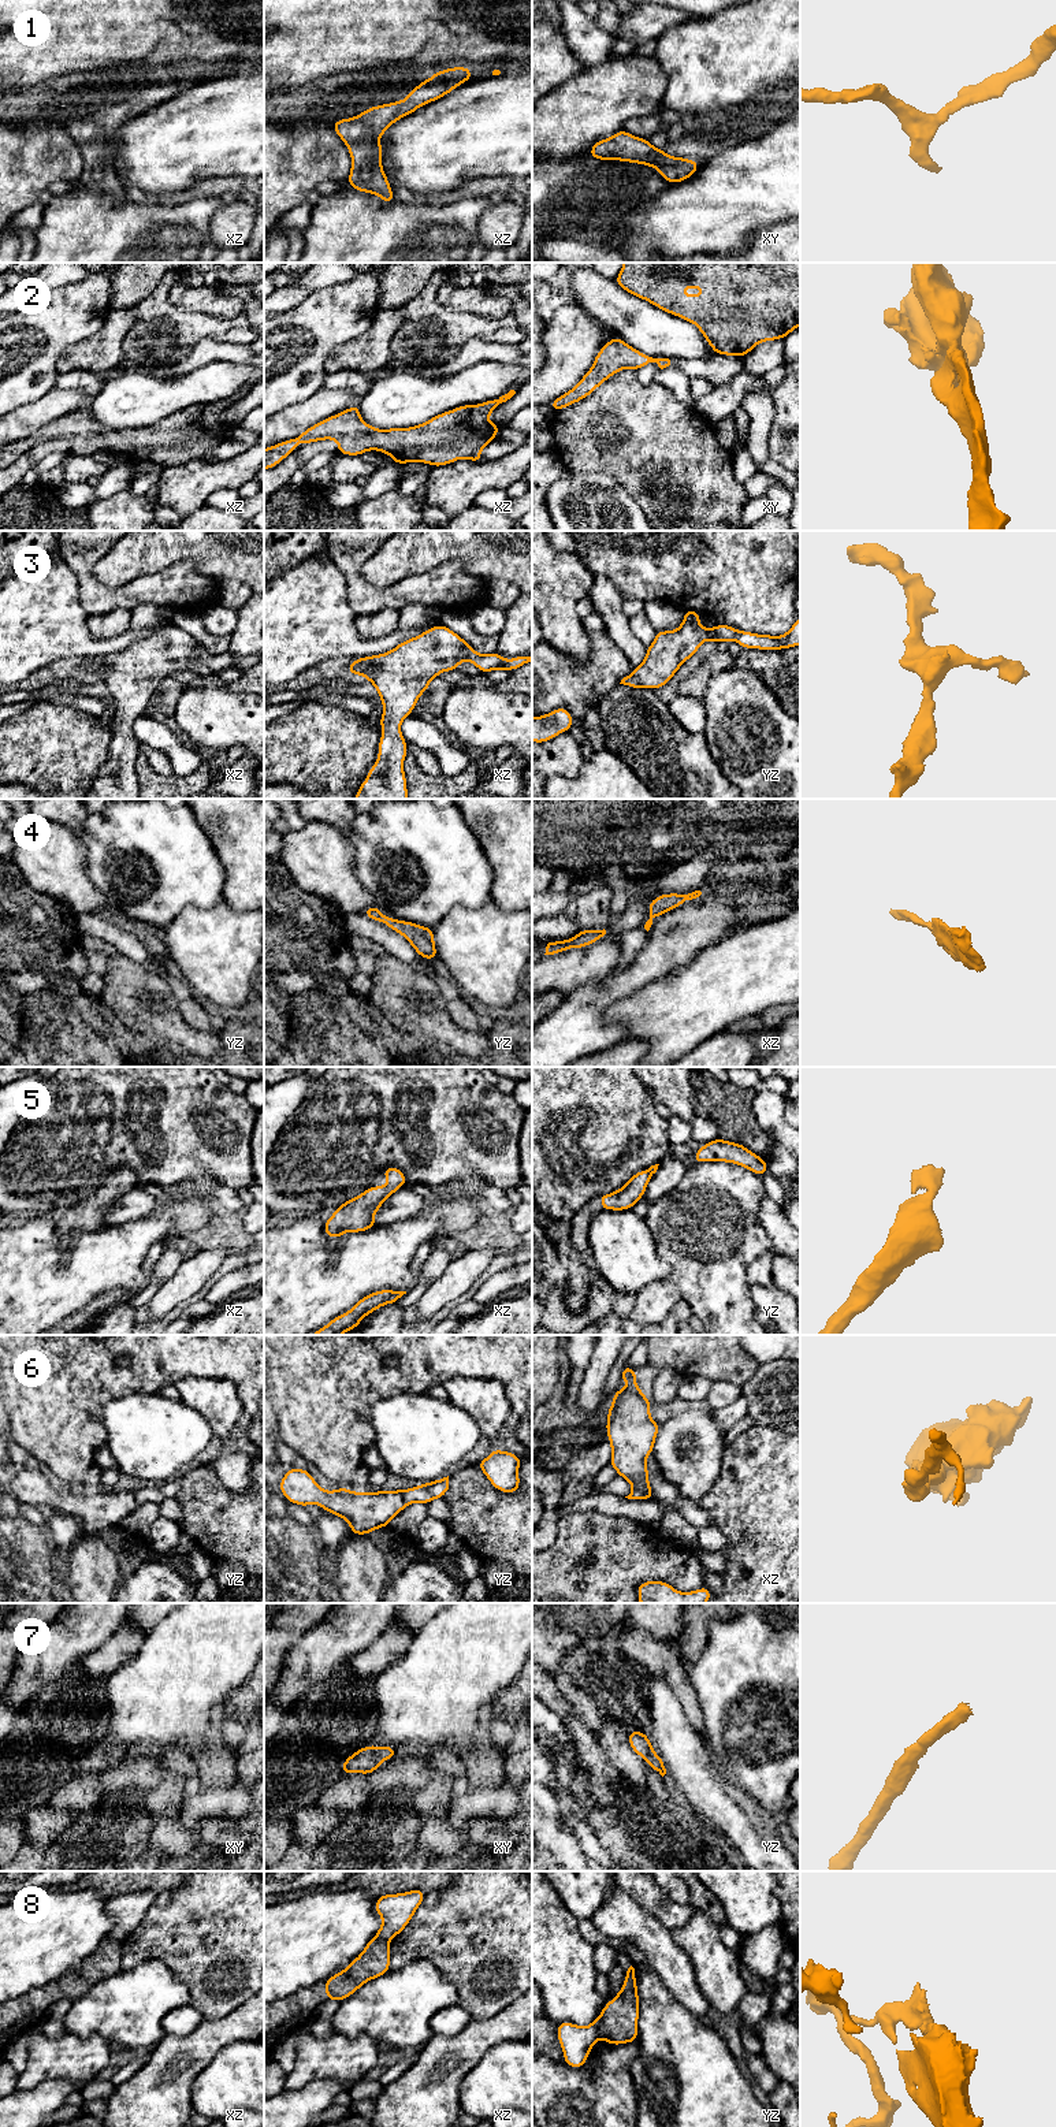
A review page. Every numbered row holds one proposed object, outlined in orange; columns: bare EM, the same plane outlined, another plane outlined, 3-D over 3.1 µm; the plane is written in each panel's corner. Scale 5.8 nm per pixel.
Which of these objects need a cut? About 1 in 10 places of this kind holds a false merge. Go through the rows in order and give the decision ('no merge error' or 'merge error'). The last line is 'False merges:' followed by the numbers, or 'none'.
1: no merge error
2: no merge error
3: no merge error
4: no merge error
5: no merge error
6: no merge error
7: no merge error
8: merge error
False merges: 8

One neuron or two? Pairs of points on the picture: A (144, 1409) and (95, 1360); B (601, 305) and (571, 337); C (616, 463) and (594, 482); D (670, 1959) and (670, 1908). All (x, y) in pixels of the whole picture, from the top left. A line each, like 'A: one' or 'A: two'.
A: two
B: two
C: two
D: two

